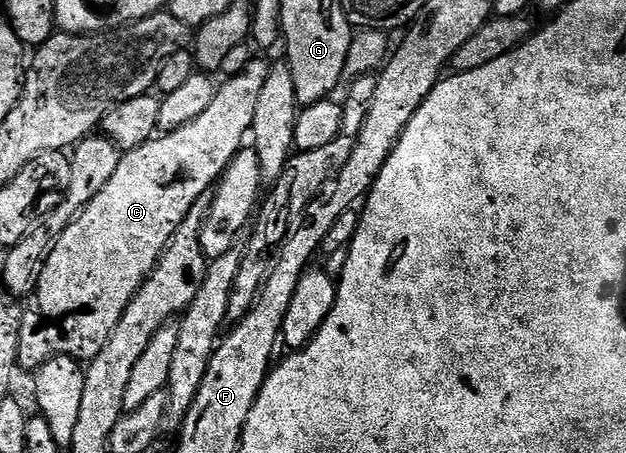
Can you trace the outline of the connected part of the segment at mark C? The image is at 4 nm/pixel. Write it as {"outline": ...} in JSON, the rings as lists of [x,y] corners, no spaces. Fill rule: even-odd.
{"outline":[[[252,58],[239,76],[235,76],[218,85],[213,102],[209,102],[209,110],[204,110],[197,118],[193,118],[193,122],[189,122],[177,129],[177,131],[156,135],[143,143],[141,147],[126,153],[120,159],[117,170],[113,170],[113,178],[109,178],[109,182],[101,190],[101,194],[93,197],[82,212],[79,213],[78,217],[54,237],[48,255],[44,259],[43,268],[39,273],[39,285],[35,287],[35,291],[30,296],[26,297],[25,304],[27,304],[27,309],[24,307],[19,317],[19,329],[21,330],[21,338],[19,339],[20,369],[31,368],[30,370],[38,370],[42,364],[49,362],[54,356],[72,356],[74,360],[89,362],[93,358],[97,358],[97,354],[101,354],[101,350],[109,342],[109,338],[113,334],[121,314],[125,314],[125,306],[129,306],[129,302],[135,297],[139,287],[151,275],[151,272],[155,269],[156,262],[159,261],[159,257],[163,255],[163,251],[170,244],[177,226],[181,226],[185,214],[189,214],[189,206],[193,206],[193,202],[197,202],[197,198],[201,198],[201,194],[211,192],[216,187],[217,181],[222,177],[224,170],[231,165],[231,159],[238,154],[240,148],[244,147],[246,140],[243,139],[248,139],[253,126],[253,113],[257,110],[257,102],[261,95],[261,86],[265,86],[265,78],[269,78],[270,69],[271,64],[268,61]]]}

